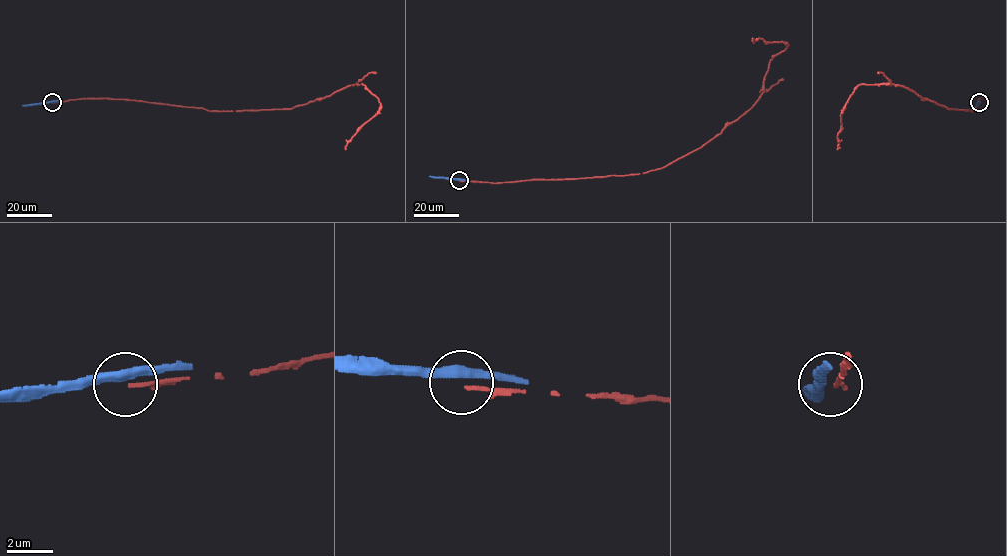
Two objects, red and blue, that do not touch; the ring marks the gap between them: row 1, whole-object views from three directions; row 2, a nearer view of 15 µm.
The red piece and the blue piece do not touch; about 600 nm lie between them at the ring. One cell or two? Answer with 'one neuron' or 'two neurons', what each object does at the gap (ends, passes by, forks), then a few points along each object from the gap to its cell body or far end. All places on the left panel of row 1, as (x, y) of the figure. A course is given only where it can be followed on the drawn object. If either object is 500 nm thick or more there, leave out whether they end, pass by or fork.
two neurons | red ends | blue passes by | red via (52, 102), (107, 98), (210, 111), (291, 109), (362, 84), (378, 98), (380, 109), (346, 149) | blue via (52, 102), (22, 105)

